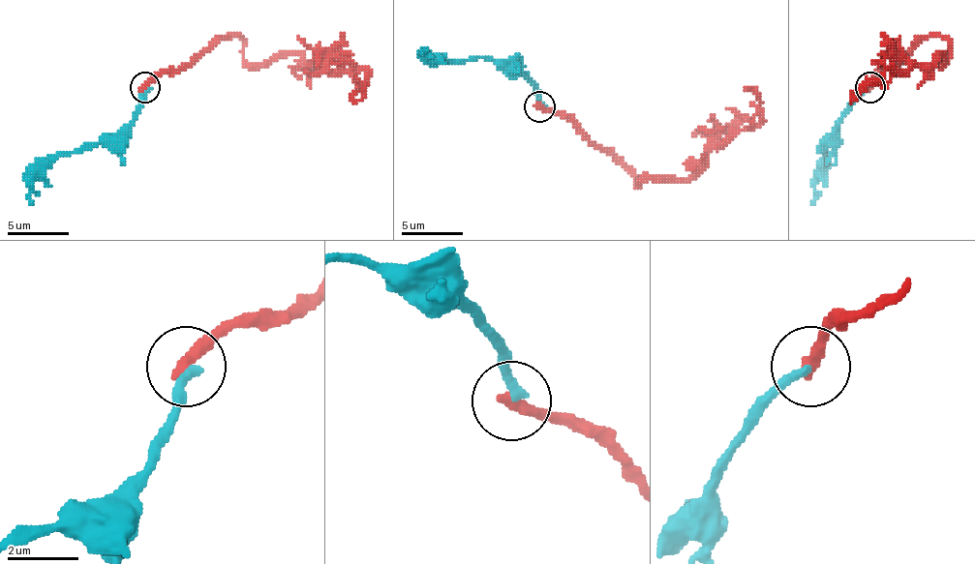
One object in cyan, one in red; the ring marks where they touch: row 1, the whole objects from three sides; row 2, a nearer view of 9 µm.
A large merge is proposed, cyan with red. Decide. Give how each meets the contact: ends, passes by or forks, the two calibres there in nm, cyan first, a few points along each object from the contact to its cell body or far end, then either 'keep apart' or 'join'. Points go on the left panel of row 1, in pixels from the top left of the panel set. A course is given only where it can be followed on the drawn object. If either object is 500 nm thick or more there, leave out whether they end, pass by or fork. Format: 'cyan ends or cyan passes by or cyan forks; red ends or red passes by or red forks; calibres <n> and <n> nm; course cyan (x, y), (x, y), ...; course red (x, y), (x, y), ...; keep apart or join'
cyan ends; red ends; calibres 260 and 380 nm; course cyan (145, 88), (139, 112), (118, 133), (63, 152), (33, 183), (29, 204); course red (145, 88), (182, 70), (225, 36), (240, 36), (249, 64), (295, 54), (365, 85), (350, 101); keep apart

